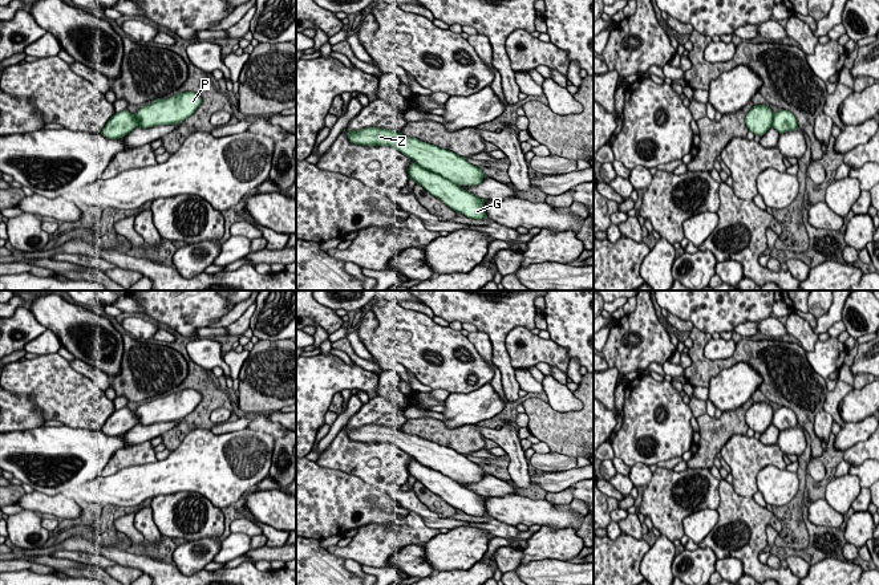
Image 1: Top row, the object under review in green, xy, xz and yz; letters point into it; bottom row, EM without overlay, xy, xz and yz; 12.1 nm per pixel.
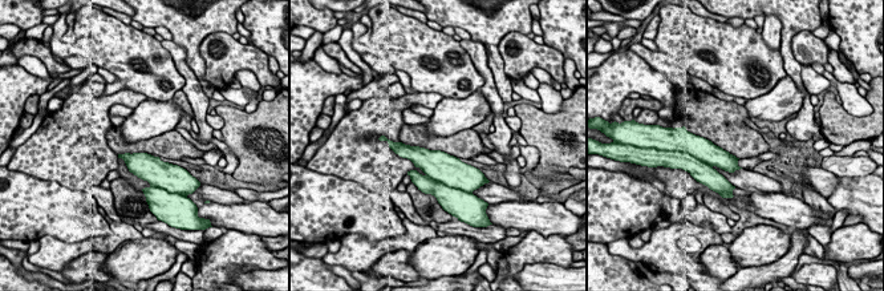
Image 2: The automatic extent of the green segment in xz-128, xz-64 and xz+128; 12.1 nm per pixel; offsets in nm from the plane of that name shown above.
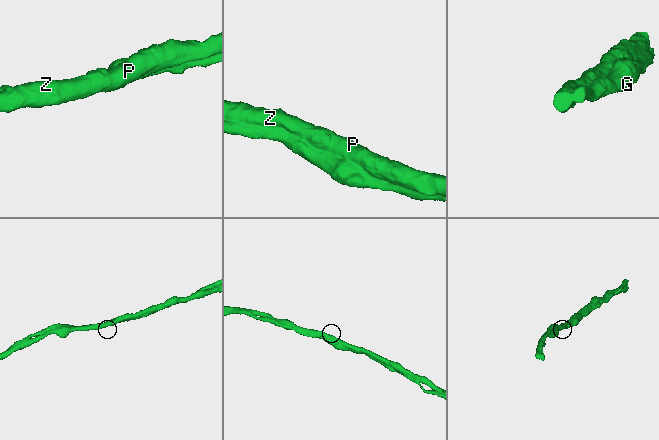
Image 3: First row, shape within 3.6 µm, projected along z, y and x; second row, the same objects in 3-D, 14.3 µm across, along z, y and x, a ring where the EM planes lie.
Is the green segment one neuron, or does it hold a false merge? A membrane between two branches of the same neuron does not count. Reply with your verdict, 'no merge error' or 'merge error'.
no merge error

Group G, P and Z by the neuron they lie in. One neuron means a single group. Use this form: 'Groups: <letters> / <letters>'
Groups: G P Z

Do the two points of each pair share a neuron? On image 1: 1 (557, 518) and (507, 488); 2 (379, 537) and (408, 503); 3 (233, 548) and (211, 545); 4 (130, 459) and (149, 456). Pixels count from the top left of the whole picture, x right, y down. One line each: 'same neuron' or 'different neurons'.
1: same neuron
2: different neurons
3: same neuron
4: same neuron

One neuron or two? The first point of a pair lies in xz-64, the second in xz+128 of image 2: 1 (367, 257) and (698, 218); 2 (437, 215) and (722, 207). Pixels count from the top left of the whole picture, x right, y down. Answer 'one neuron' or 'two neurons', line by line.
1: two neurons
2: one neuron

